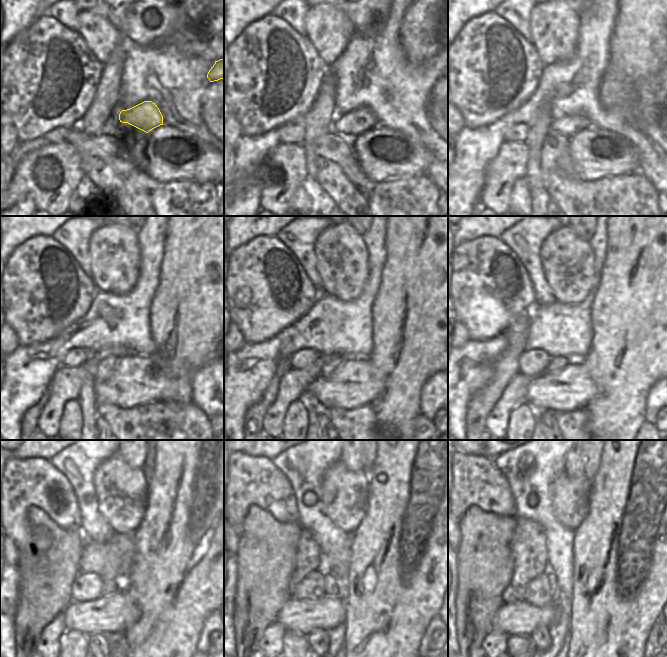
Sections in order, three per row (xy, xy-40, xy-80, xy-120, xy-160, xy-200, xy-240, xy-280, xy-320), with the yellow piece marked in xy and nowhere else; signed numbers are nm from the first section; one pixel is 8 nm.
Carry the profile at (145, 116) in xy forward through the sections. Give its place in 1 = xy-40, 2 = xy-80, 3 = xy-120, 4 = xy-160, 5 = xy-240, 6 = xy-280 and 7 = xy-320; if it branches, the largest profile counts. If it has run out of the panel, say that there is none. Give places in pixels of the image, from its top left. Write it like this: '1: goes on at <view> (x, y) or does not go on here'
1: goes on at xy-40 (361, 119)
2: goes on at xy-80 (568, 125)
3: goes on at xy-120 (120, 352)
4: goes on at xy-160 (294, 382)
5: goes on at xy-240 (48, 643)
6: goes on at xy-280 (271, 643)
7: goes on at xy-320 (495, 643)

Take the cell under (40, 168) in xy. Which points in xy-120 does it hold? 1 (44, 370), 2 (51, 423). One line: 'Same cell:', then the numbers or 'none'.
Same cell: 2

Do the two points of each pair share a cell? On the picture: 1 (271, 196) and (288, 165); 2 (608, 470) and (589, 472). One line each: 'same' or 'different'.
1: same
2: different

